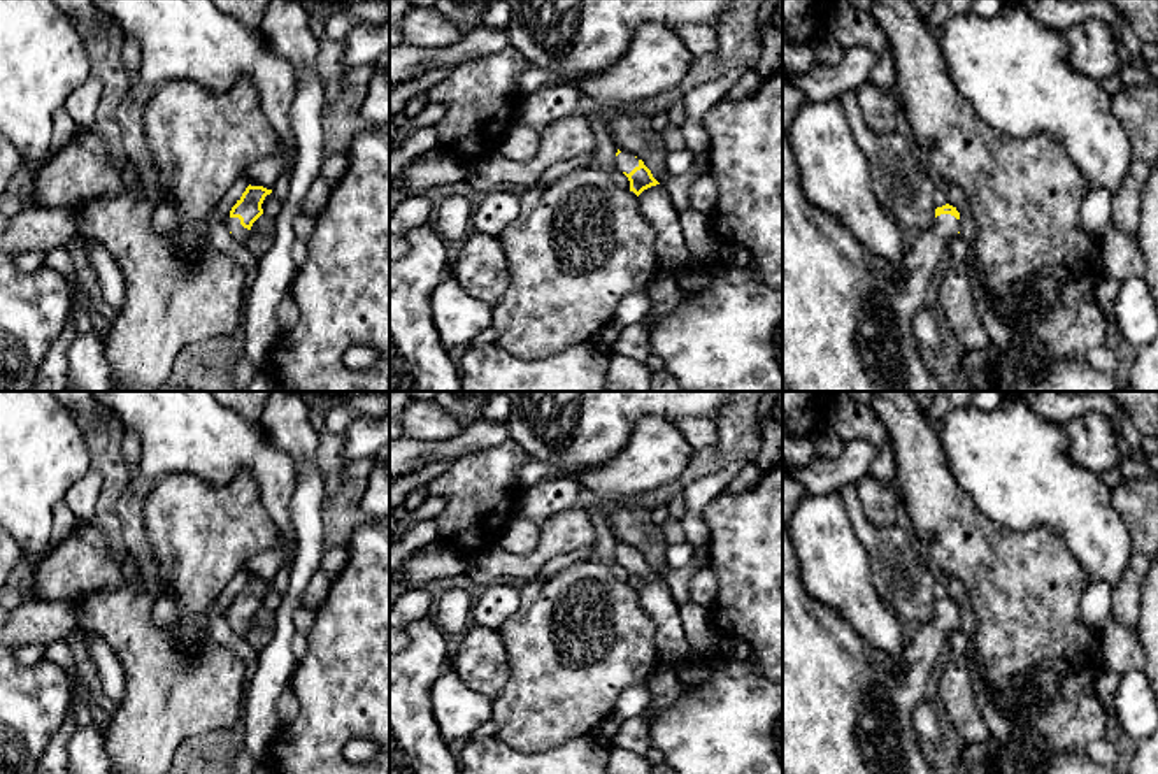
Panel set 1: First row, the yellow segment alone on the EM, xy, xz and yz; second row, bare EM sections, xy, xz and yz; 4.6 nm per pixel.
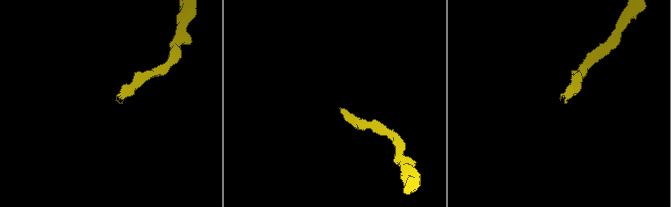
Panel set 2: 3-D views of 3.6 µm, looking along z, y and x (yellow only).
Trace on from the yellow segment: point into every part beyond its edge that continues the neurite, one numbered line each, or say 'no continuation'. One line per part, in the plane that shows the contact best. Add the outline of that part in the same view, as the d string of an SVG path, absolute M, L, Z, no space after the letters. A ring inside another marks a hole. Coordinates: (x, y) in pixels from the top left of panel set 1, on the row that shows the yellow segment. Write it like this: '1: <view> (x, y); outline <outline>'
1: xz (625, 162); outline M621 151L616 156L616 168L630 174L635 167L639 167L639 158L635 158L630 151Z

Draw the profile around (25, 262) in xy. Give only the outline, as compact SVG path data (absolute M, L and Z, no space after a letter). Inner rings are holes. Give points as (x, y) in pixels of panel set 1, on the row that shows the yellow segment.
M25 251L11 256L19 272L33 272L44 265L44 253Z

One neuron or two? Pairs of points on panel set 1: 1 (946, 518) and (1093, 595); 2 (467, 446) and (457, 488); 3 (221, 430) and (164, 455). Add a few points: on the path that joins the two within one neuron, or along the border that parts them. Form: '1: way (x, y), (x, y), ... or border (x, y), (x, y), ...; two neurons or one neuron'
1: border (1088, 583), (1081, 599), (1081, 620), (1093, 630); two neurons
2: border (504, 441), (451, 460); two neurons
3: way (207, 436), (183, 436), (178, 441); one neuron

